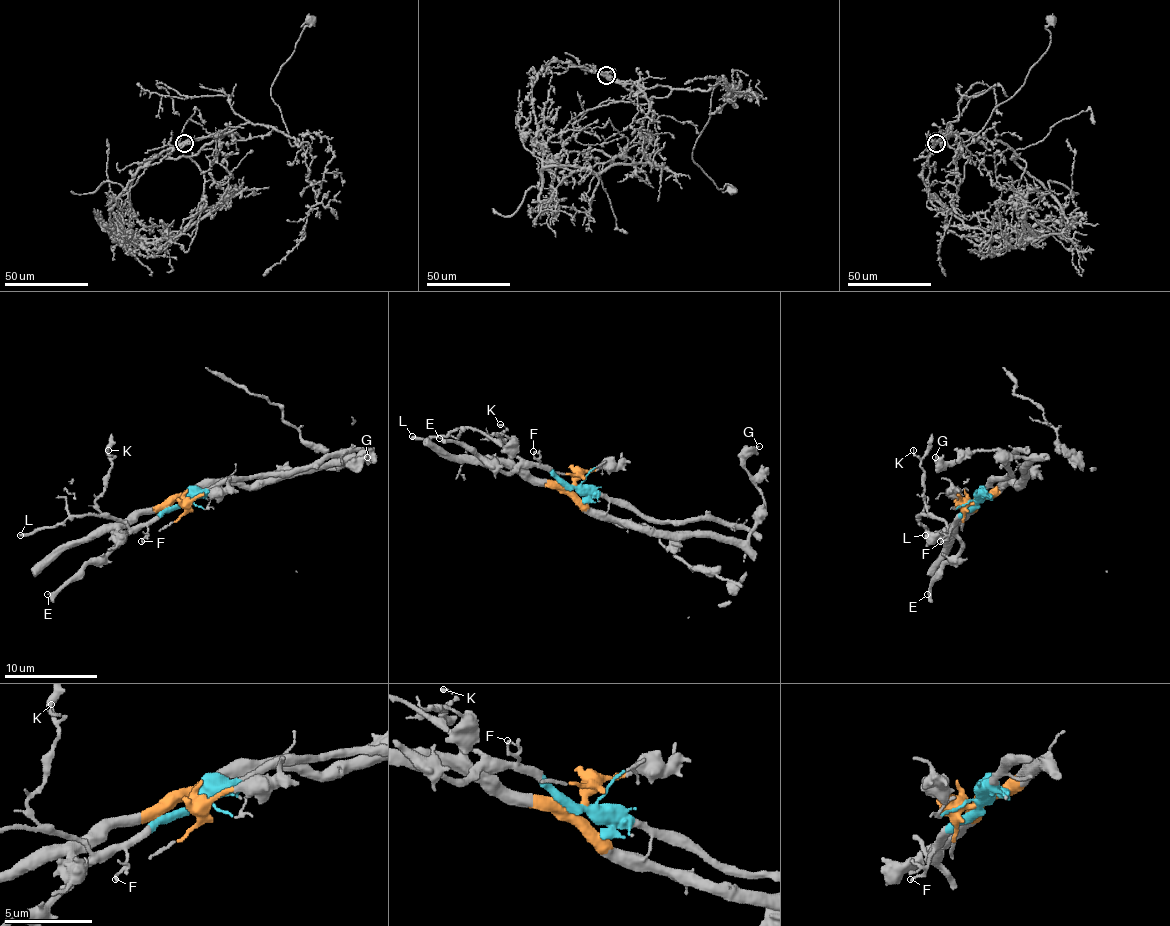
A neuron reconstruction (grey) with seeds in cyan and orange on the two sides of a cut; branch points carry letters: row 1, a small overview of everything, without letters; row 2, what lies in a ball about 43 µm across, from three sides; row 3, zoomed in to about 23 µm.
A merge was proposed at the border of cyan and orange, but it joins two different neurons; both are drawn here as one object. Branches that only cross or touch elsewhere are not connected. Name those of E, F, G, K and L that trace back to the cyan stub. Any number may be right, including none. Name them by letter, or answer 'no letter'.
E, F, K, L

